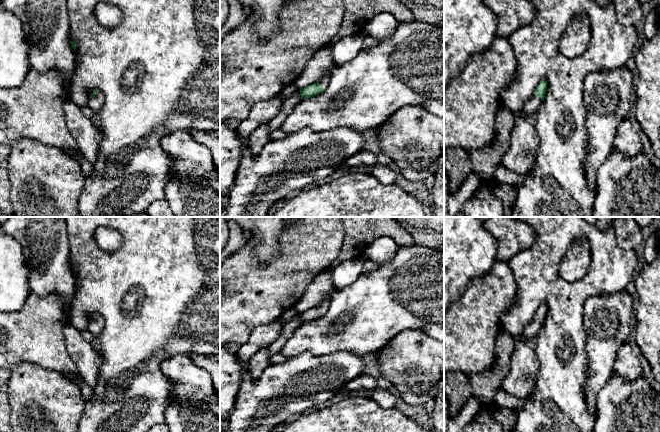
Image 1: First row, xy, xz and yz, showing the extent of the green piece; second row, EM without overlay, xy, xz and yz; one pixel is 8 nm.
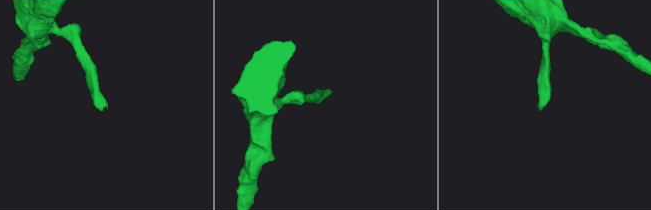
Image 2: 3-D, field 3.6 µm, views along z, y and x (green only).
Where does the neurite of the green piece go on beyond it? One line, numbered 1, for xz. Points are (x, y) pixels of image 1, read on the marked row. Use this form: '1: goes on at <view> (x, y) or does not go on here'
1: goes on at xz (324, 81)

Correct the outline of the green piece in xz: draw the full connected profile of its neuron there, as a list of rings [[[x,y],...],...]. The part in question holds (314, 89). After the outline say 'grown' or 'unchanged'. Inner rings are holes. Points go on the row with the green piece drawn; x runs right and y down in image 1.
[[[326,73],[317,83],[300,88],[301,99],[316,96],[322,93],[329,84],[329,73]]] | grown

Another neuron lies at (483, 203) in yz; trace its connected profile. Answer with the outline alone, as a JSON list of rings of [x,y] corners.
[[[495,178],[481,180],[471,197],[462,205],[461,212],[465,217],[506,217],[502,201],[494,195]]]

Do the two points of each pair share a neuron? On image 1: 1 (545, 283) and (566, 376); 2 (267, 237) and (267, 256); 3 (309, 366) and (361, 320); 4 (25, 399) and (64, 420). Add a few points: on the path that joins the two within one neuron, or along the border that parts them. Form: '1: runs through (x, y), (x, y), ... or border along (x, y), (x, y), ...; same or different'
1: runs through (554, 306), (553, 353); same
2: runs through (267, 242), (267, 251); same
3: border along (344, 350), (297, 355); different
4: runs through (35, 399), (38, 399), (54, 415); same

